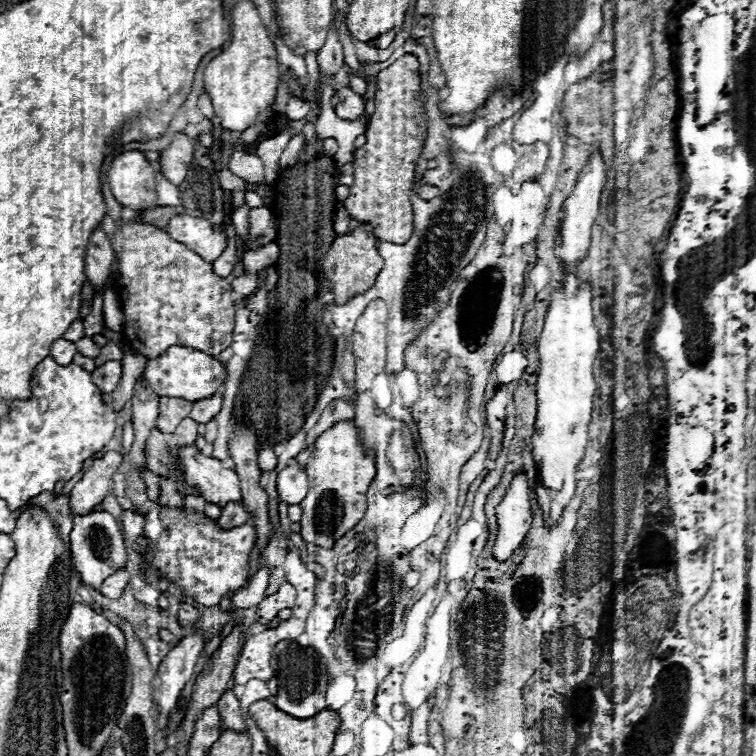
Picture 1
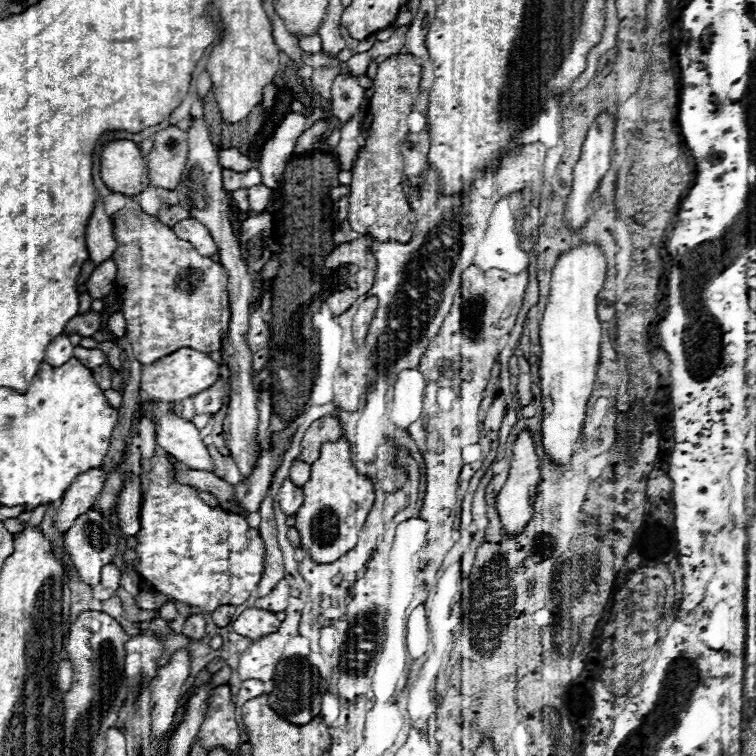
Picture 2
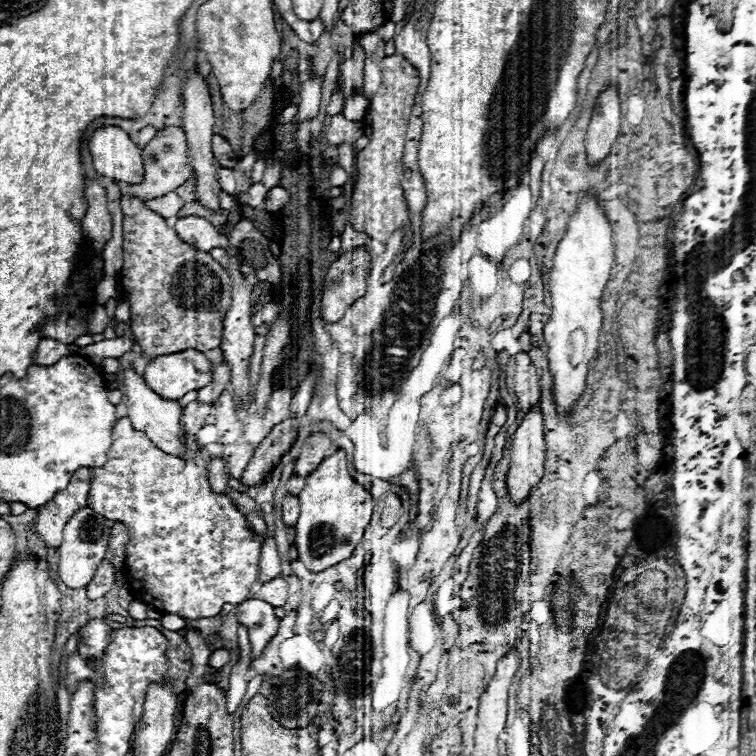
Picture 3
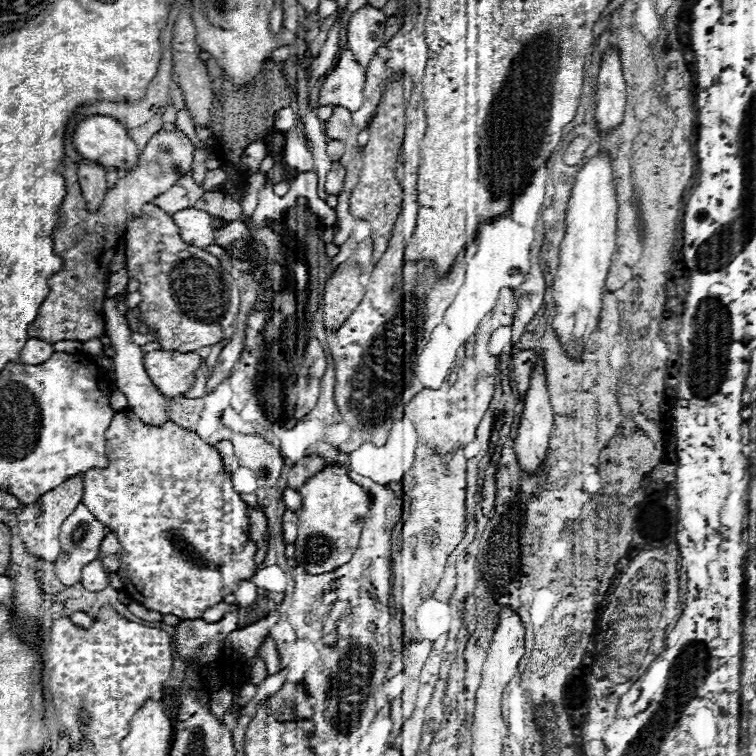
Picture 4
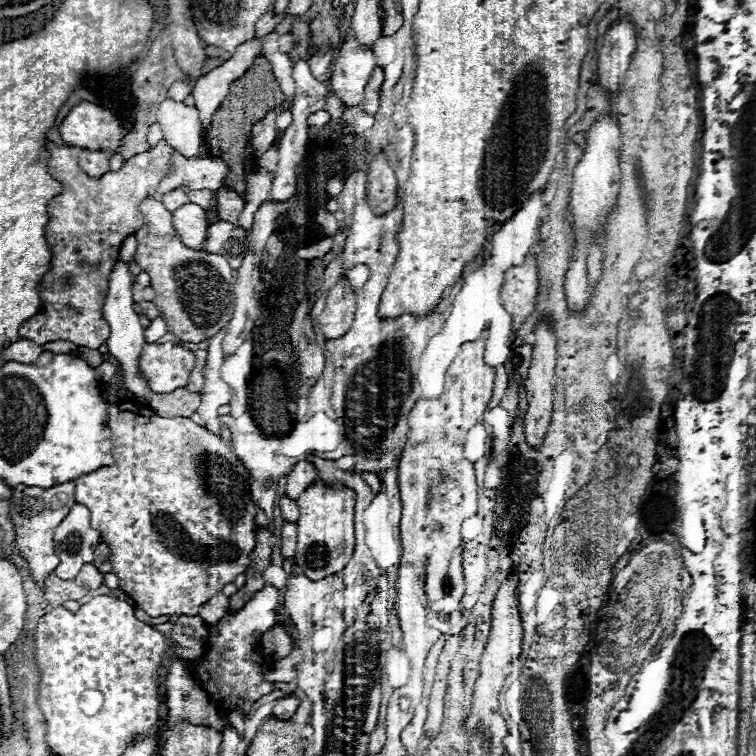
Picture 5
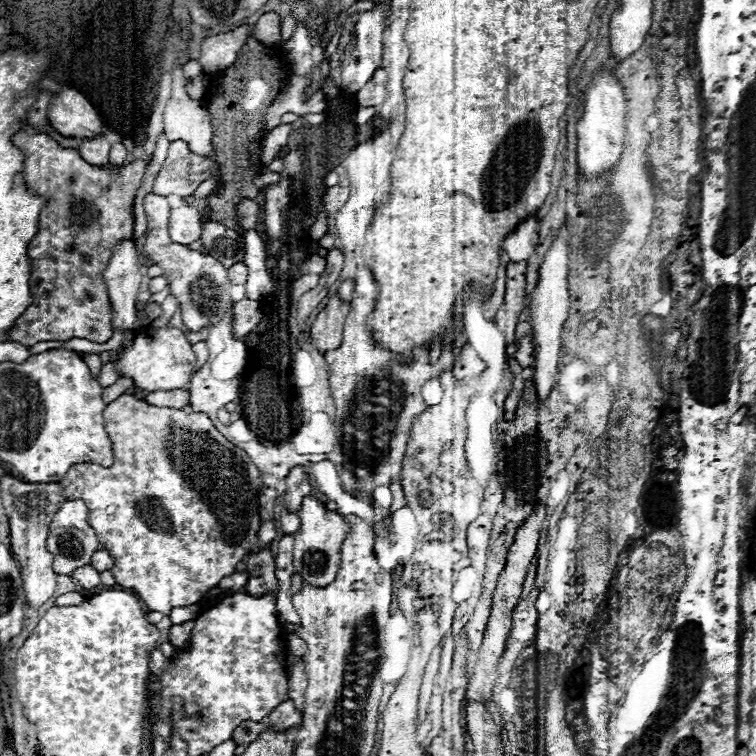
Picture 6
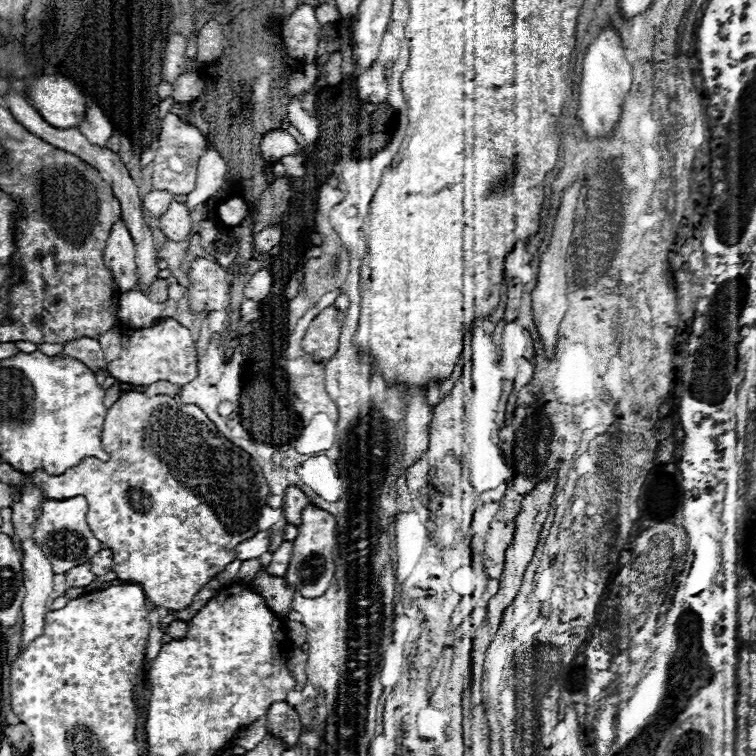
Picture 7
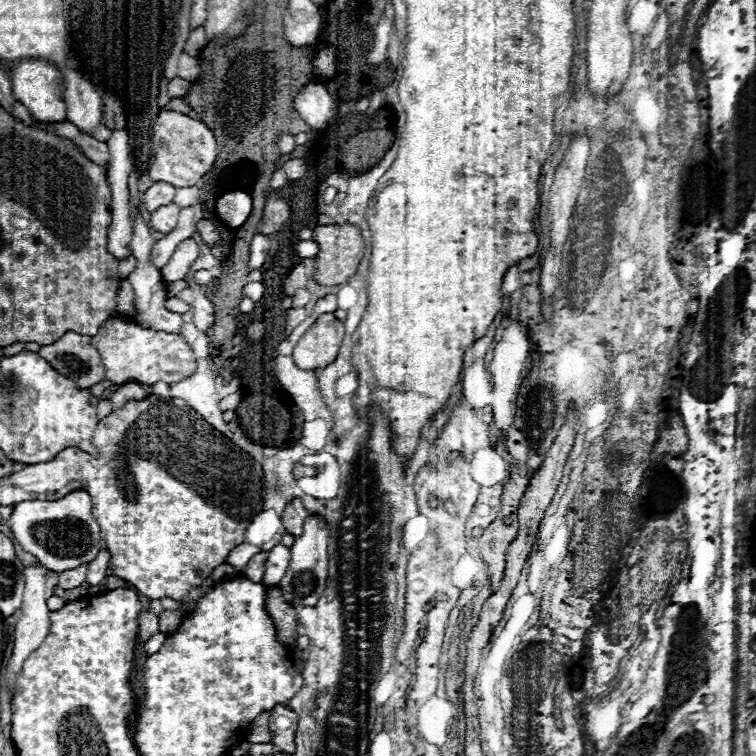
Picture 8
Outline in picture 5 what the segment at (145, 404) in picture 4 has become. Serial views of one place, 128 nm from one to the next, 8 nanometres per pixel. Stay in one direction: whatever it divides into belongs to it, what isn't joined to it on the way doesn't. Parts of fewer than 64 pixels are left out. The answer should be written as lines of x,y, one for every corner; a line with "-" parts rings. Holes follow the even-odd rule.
118,260
114,270
110,272
108,294
106,294
106,302
104,302
104,308
102,308
102,314
104,314
106,322
110,324
110,338
106,340
106,346
108,346
108,352
120,362
122,386
148,406
148,398
152,396
152,392
150,392
146,380
142,380
142,376
138,372
138,356
140,356
140,350
142,350
142,344
144,344
144,328
140,326
138,314
134,312
132,284
134,284
134,278
132,278
130,266
126,262

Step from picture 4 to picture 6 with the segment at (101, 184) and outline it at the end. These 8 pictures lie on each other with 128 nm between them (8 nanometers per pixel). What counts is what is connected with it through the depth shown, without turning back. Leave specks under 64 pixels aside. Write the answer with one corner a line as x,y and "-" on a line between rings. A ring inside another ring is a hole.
98,134
98,136
94,136
94,138
82,138
78,152
80,152
80,156
82,156
88,164
92,164
92,166
102,166
102,164
108,164
110,142
108,142
106,134

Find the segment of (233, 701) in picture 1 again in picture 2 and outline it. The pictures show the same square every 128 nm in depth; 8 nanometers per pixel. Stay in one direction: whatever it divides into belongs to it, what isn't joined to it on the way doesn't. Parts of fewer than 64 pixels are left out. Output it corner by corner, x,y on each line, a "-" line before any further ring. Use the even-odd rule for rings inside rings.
221,685
214,688
214,692
208,698
208,712
206,714
196,742
206,750
224,748
228,754
234,754
238,750
238,724
236,724
235,707
232,704
232,693
228,685

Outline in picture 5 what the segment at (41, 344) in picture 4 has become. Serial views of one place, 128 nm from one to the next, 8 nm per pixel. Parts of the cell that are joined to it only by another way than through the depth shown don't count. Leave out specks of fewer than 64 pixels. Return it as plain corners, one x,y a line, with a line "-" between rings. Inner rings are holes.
18,340
2,350
2,360
16,360
16,362
28,364
28,362
36,360
36,356
40,356
40,352
42,352
40,344
36,344
32,340

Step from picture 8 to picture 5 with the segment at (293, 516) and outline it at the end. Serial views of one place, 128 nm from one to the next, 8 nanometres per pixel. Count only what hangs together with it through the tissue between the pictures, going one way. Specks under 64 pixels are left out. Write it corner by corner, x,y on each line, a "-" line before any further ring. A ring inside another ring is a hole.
298,462
292,472
288,474
288,484
286,484
286,496
290,500
298,500
298,496
316,482
316,468
310,462

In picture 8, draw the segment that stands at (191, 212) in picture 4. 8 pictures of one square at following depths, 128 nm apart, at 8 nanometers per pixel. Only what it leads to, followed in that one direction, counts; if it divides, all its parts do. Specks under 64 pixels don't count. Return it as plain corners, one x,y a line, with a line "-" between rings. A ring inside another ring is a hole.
176,204
162,206
162,208
158,208
156,212
152,212
148,224
150,224
150,228
152,228
154,232
168,234
168,232
172,232
172,230
176,228
176,224
178,224
178,212
180,212
180,208
178,208

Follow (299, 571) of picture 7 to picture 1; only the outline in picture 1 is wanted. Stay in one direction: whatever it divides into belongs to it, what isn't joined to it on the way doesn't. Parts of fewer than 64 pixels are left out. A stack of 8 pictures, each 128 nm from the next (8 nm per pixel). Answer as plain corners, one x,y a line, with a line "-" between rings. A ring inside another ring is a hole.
340,422
326,430
314,444
312,458
306,466
308,474
308,496
300,502
302,518
300,518
300,536
308,544
316,544
320,548
332,548
342,536
346,536
366,512
366,492
376,476
372,456
366,456
360,446
358,430
352,422

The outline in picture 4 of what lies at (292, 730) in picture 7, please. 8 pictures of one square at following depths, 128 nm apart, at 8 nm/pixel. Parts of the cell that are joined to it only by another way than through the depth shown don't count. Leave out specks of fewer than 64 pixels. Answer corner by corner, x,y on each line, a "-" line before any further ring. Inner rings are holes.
286,682
280,692
276,692
276,696
268,698
268,706
280,722
312,716
312,706
306,700
306,688
302,684

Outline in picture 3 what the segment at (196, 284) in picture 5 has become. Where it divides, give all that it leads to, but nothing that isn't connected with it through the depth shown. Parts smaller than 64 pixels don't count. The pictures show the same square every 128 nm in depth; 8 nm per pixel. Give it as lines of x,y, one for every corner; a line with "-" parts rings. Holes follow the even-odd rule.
122,198
124,212
124,266
118,272
118,280
124,290
124,298
130,302
130,326
142,352
150,358
160,354
172,354
182,350
214,350
222,344
222,322
232,302
232,280
228,286
228,272
212,260
208,252
200,252
194,246
182,242
176,230
160,214
146,208
138,198

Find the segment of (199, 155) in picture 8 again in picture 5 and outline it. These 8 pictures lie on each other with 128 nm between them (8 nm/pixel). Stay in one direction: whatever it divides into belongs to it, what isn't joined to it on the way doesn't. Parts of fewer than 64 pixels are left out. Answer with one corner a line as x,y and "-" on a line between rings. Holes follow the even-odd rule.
178,150
172,154
172,172
158,184
158,194
168,194
176,188
190,190
218,190
226,178
224,160
210,156
182,156

